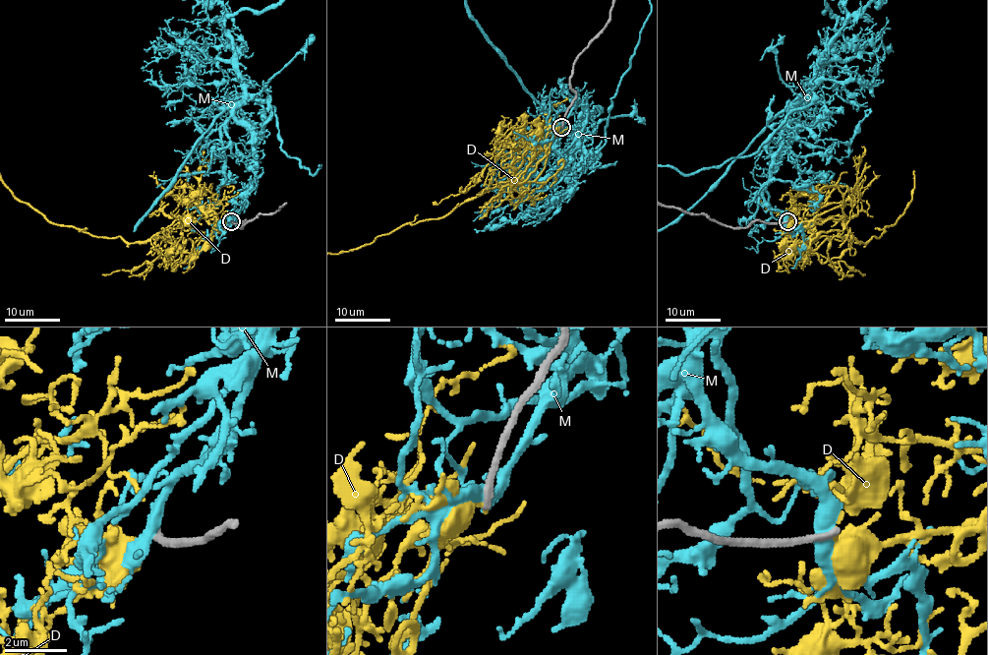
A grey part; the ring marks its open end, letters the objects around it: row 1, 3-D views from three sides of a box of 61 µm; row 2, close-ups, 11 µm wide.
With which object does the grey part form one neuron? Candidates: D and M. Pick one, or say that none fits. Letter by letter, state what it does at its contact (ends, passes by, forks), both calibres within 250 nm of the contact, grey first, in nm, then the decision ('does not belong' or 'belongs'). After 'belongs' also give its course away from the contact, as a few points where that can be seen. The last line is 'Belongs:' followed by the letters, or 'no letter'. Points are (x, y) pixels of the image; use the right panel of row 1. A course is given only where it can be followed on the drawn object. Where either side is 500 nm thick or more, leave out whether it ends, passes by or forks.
D: it ends there; 220 nm thick on the grey side, 320 nm on the other; does not belong
M: it passes by; 240 nm thick on the grey side, 480 nm on the other; does not belong
Belongs: no letter

